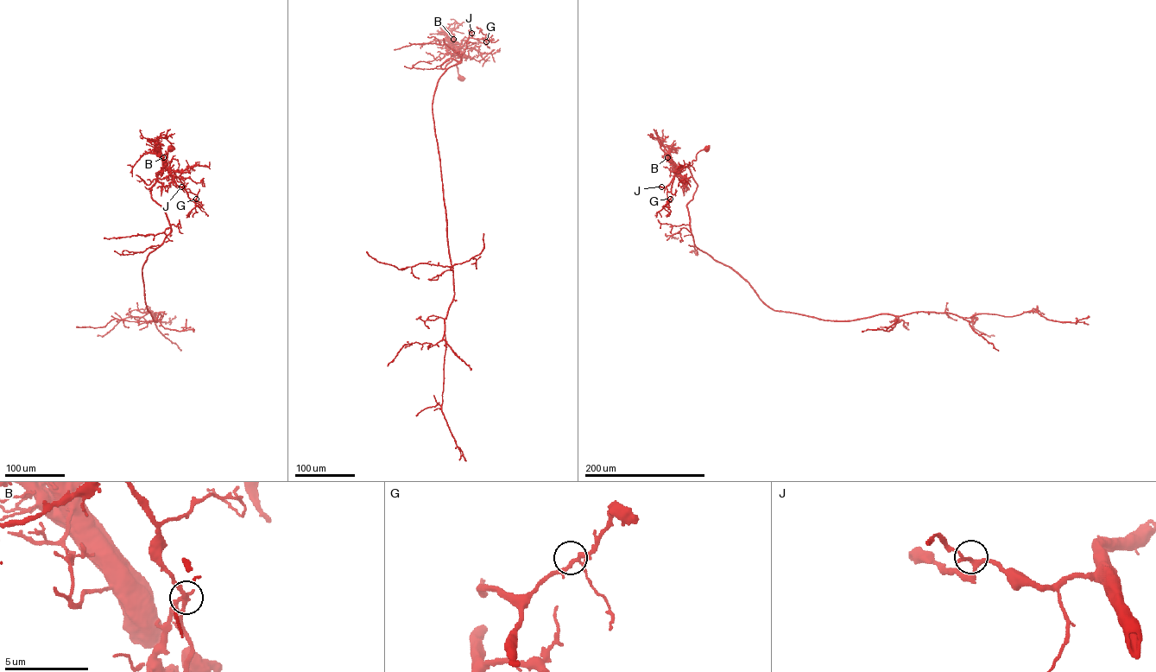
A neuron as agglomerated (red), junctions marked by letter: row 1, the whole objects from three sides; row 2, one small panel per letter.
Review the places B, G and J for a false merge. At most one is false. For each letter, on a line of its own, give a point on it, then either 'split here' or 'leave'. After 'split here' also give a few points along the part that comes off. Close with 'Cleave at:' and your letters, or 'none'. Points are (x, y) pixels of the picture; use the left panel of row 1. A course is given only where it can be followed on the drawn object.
B: at (163, 157); split here; foreign part runs (163, 157), (148, 141)
G: at (196, 199); leave
J: at (181, 187); leave
Cleave at: B

